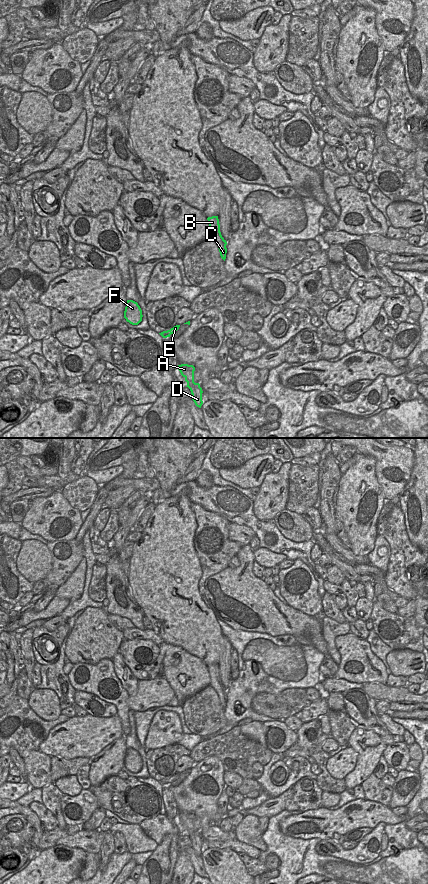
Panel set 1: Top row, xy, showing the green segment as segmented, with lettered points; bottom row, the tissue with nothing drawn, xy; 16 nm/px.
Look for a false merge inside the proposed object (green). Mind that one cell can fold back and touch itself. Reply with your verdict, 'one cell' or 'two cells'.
one cell

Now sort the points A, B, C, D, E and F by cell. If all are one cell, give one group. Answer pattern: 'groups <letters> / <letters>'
groups A B C D E F

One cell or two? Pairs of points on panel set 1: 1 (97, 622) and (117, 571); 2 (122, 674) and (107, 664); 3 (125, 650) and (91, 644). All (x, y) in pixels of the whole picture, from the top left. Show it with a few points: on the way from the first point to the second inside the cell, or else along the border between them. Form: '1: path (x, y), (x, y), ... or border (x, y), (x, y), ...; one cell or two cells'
1: border (104, 608), (108, 613); two cells
2: border (110, 659), (113, 664), (114, 673), (124, 689); two cells
3: border (124, 639), (118, 651); two cells

